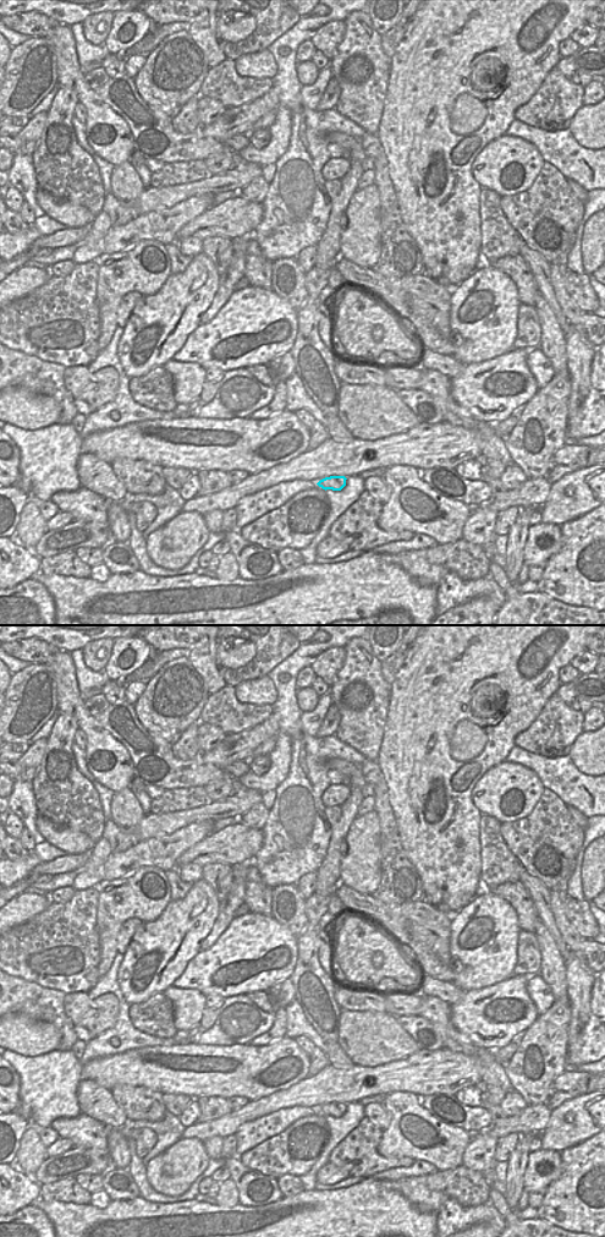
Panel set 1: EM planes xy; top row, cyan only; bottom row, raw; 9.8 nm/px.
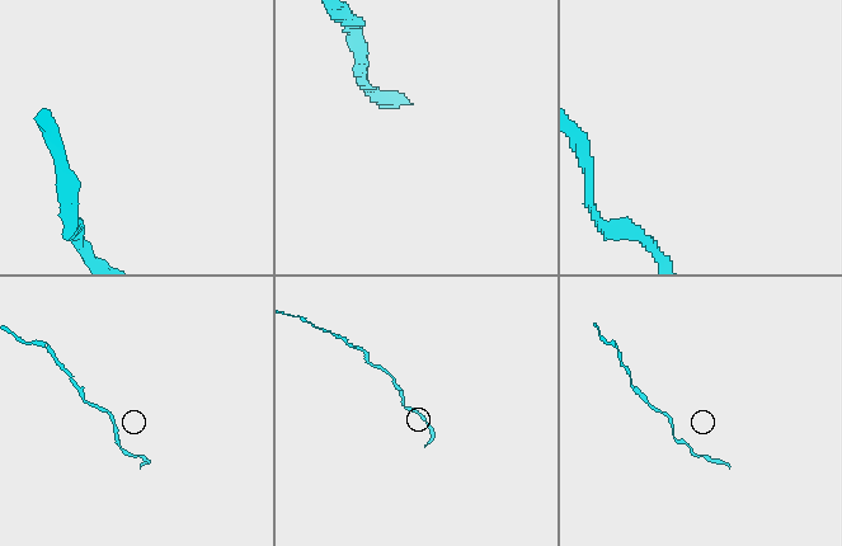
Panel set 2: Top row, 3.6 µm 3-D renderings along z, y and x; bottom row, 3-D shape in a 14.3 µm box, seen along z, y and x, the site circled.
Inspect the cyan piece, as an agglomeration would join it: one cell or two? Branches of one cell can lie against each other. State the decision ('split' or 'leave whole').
leave whole

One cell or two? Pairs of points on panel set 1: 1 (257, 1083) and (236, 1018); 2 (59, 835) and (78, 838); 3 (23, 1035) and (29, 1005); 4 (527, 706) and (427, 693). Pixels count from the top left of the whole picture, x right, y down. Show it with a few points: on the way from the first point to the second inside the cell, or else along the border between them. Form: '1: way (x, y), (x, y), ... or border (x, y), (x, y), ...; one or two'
1: border (215, 1044), (249, 1045); two
2: way (64, 838), (73, 838); one
3: border (12, 1012), (48, 1022), (54, 1027); two
4: way (506, 680), (498, 672), (452, 672); one

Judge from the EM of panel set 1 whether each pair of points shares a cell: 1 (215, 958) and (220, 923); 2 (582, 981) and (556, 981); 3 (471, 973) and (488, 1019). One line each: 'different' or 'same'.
1: different
2: different
3: different

